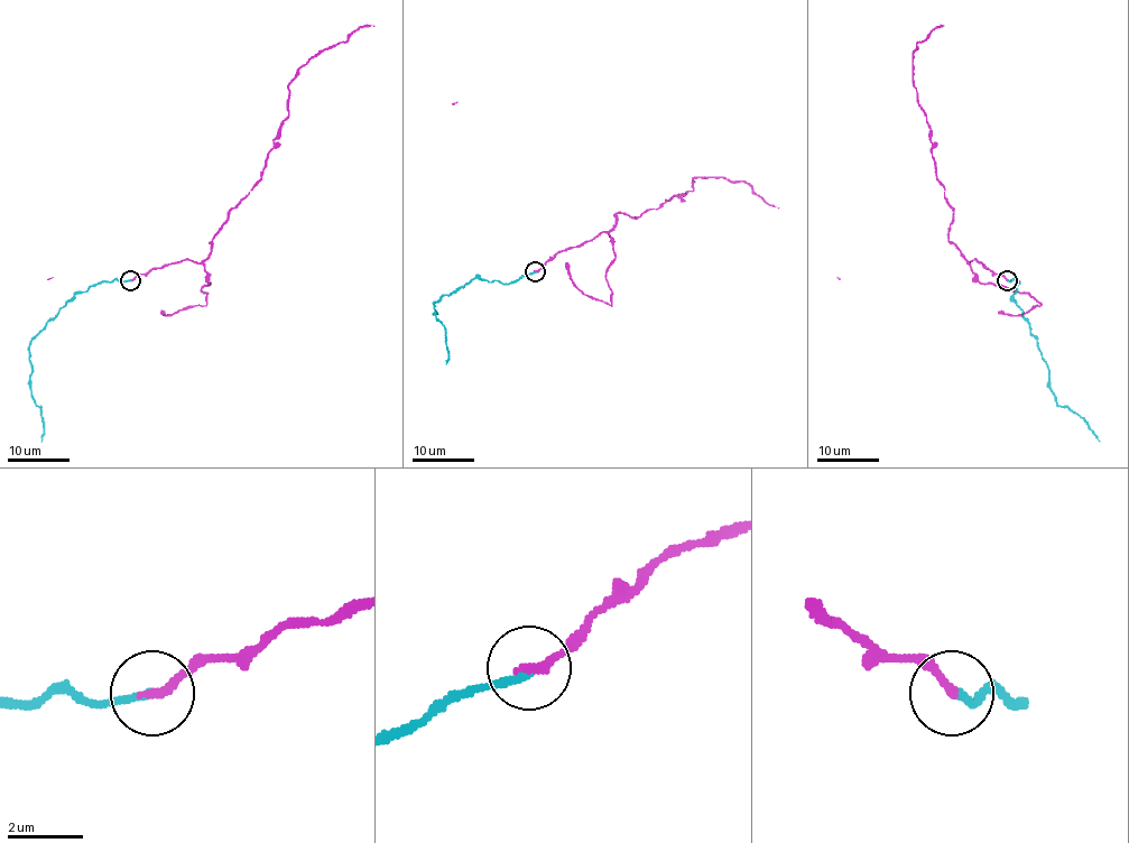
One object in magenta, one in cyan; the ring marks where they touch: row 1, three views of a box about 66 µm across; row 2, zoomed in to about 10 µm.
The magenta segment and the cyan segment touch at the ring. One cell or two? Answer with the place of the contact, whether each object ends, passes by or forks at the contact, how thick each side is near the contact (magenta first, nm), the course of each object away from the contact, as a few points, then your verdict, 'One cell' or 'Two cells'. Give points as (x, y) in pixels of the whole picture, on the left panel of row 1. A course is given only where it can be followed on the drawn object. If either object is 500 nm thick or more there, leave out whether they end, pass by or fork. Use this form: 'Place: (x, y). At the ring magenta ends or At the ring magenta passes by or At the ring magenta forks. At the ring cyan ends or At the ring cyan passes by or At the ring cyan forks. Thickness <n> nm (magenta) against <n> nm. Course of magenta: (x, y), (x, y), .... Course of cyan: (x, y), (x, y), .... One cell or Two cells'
Place: (130, 280). At the ring magenta ends. At the ring cyan ends. Thickness 240 nm (magenta) against 200 nm. Course of magenta: (131, 279), (155, 267), (201, 262), (260, 178), (288, 114), (295, 74), (375, 26). Course of cyan: (131, 279), (101, 281), (75, 295), (31, 340), (29, 389), (35, 403), (40, 407), (44, 431), (40, 442). One cell

